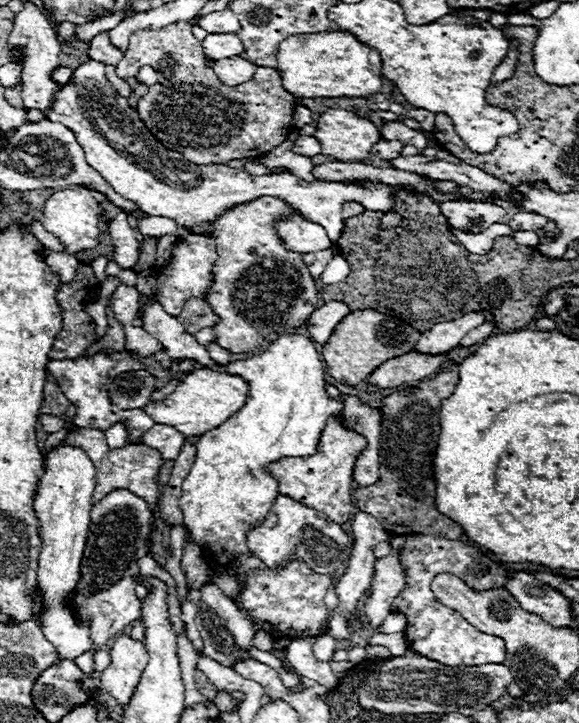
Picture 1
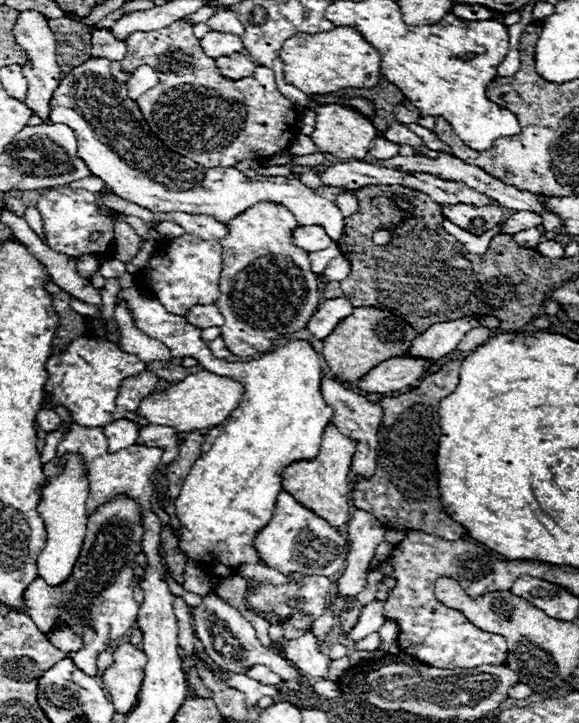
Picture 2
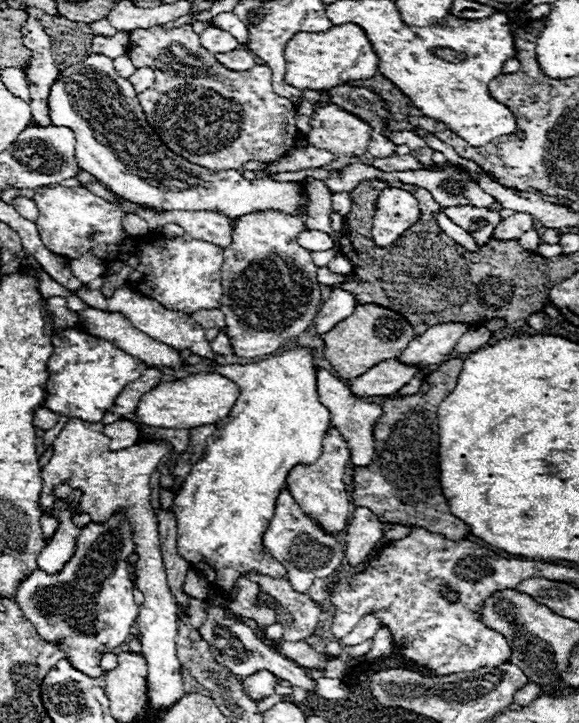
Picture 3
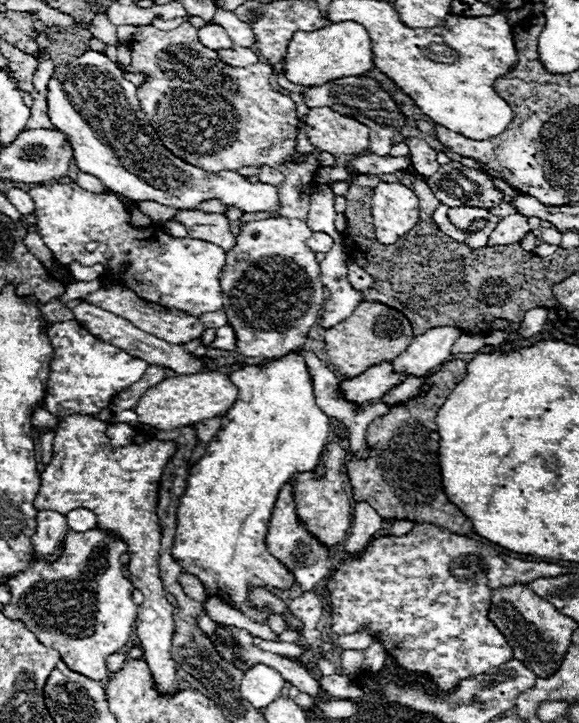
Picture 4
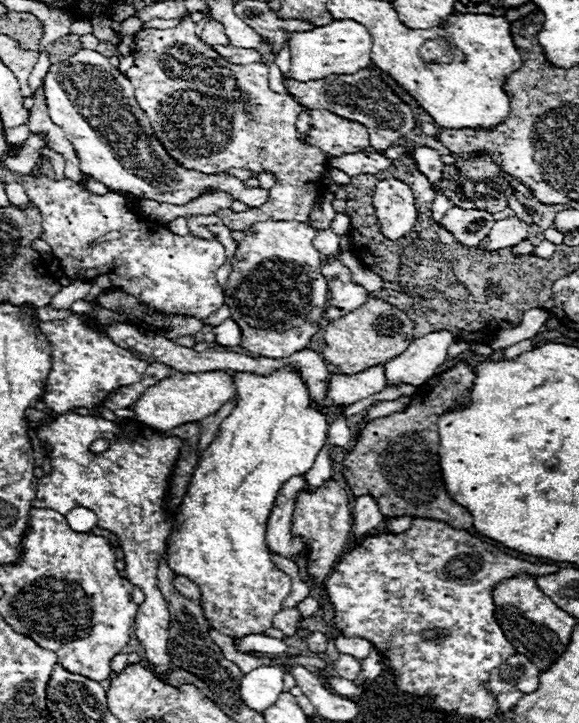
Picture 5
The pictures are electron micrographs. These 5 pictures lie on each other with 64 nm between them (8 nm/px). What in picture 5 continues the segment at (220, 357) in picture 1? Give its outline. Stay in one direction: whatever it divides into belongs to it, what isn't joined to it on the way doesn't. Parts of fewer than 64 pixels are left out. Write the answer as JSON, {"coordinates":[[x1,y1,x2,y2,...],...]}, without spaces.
{"coordinates":[[234,320,222,322,218,328,214,328,216,344,220,346,238,346,240,344,240,328,234,324]]}

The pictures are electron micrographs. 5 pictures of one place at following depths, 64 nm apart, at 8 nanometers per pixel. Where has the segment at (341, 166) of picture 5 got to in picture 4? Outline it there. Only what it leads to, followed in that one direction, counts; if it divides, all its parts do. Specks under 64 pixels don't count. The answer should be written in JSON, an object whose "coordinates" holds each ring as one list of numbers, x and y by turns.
{"coordinates":[[364,154,364,156,356,156,354,162,350,162,346,166,346,170,358,170,362,174,394,174,398,170,410,168,412,160,410,156,374,156,374,154]]}

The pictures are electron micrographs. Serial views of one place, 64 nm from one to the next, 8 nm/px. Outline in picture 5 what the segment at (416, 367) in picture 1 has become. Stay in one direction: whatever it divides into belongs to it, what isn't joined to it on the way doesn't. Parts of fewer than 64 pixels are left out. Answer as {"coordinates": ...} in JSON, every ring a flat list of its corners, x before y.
{"coordinates":[[374,366,368,368,366,372,346,376,346,374,330,374,330,388,326,396,326,404,338,404,338,406,348,406,358,400,364,400,372,394,378,394,386,388,386,368,384,366]]}

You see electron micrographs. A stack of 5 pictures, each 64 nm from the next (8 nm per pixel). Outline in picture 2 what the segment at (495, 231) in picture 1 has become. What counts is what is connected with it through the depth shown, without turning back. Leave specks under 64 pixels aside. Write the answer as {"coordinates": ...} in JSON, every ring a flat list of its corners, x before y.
{"coordinates":[[444,220,444,230,450,234,450,236,454,236,468,252,472,252,472,254,484,254,486,250,488,250,488,246,490,246,490,240,494,238,494,236,498,236,498,234,504,234,500,228,502,226,496,226,496,228,492,228,490,230,490,238,480,238,480,236,474,236,474,234,470,234,470,232,466,232,466,230,462,230,462,228,458,228,456,224,452,224,450,220]]}

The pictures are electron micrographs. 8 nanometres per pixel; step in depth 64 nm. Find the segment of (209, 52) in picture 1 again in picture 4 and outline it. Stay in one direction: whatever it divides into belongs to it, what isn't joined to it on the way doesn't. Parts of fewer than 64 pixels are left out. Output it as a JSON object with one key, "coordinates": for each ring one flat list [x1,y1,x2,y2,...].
{"coordinates":[[206,24,202,30,198,30,200,42,210,48,210,50,220,50,220,48,232,48,232,40,226,34,226,30,218,24]]}

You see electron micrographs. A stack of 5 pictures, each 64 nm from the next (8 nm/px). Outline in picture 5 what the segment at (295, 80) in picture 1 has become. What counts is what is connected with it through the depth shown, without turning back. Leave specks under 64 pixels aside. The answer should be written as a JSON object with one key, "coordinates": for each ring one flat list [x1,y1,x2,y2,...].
{"coordinates":[[334,20,328,26,318,26,308,32,292,32,288,40,290,48,290,78,298,82,322,80,330,74,354,74,372,66,370,60,372,38,366,26,354,20]]}

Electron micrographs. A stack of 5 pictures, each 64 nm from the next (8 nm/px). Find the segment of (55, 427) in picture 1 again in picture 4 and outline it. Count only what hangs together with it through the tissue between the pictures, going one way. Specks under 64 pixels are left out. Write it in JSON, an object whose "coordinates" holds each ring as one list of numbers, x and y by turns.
{"coordinates":[[36,408,34,414,32,414,32,424,36,428,54,428,58,424,58,416,50,414,48,410,44,408]]}

